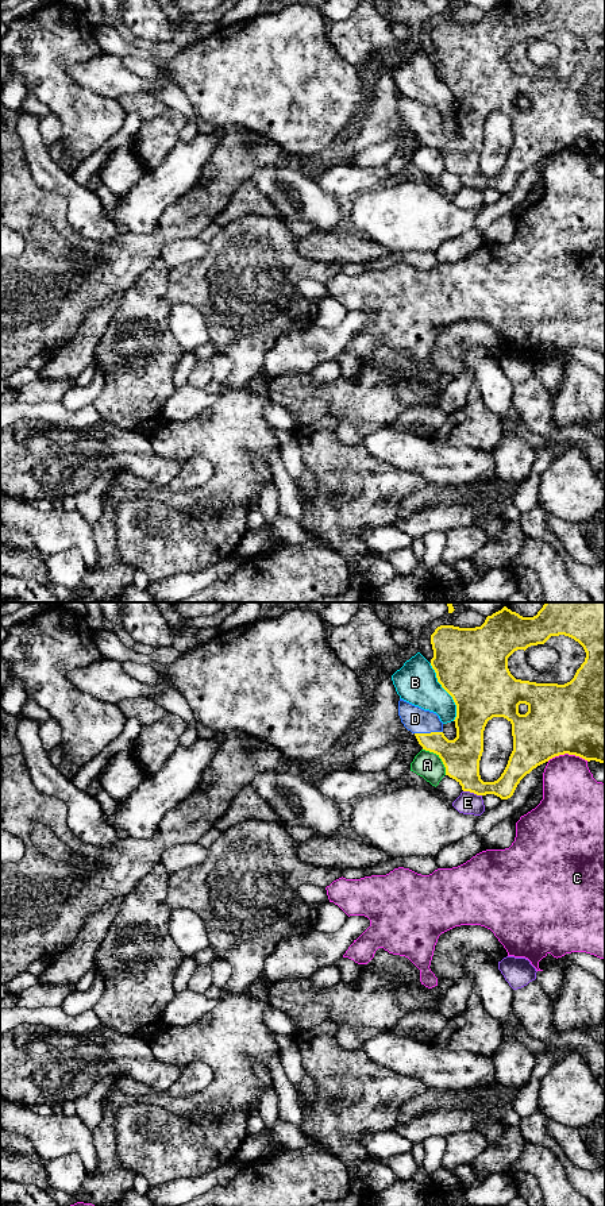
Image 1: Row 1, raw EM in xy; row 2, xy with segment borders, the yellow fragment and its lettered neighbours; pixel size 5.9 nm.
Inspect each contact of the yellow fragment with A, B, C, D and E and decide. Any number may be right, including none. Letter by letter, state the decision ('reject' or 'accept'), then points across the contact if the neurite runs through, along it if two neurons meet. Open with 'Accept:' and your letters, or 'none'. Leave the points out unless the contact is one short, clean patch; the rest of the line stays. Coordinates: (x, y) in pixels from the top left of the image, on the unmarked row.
Accept: D
A: reject
B: reject
C: reject
D: accept; runs through xy (461, 151), (440, 141), (428, 128), (415, 114)
E: reject

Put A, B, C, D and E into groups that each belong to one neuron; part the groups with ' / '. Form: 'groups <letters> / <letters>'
groups A / B / C / D / E

